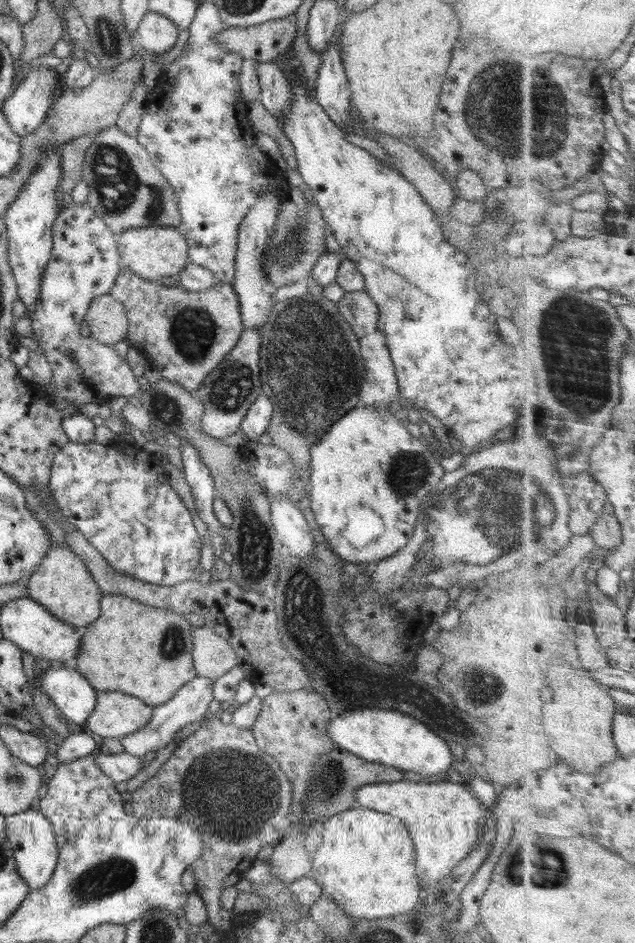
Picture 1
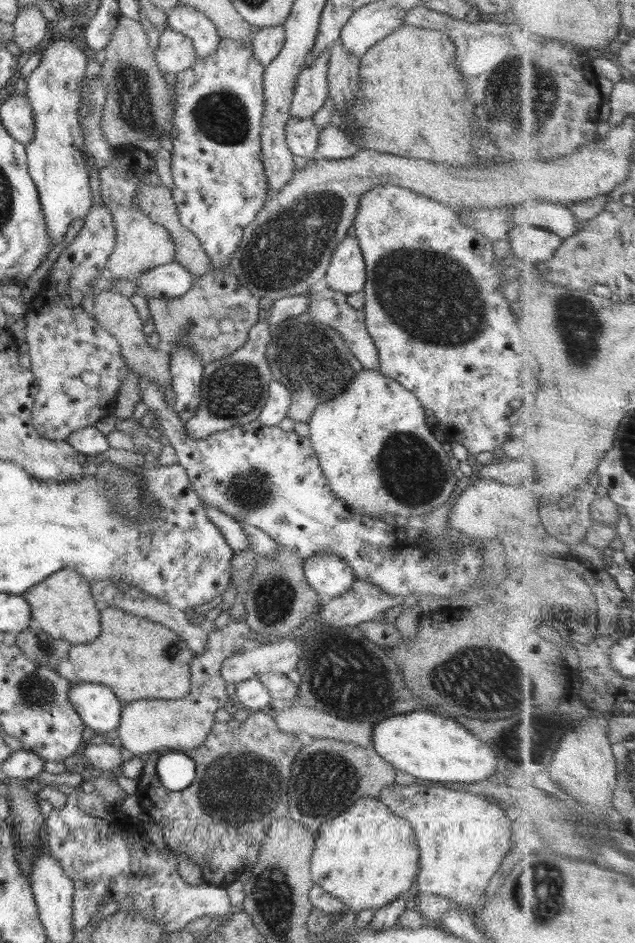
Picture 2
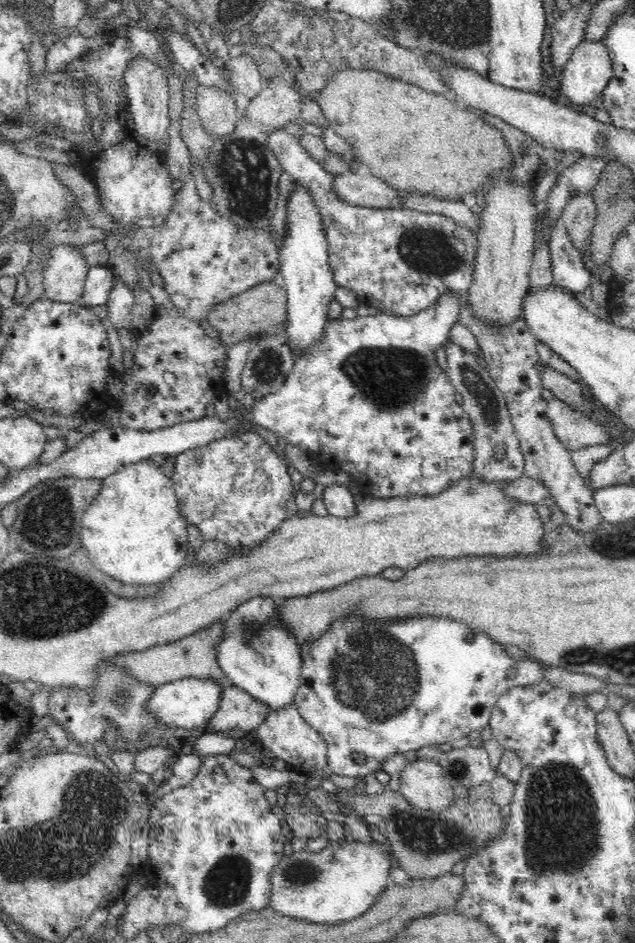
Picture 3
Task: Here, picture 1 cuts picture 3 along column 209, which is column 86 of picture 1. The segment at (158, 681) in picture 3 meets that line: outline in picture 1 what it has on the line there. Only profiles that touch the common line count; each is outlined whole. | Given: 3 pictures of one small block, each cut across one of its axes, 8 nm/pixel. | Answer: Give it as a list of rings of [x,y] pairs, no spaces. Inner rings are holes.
[[[118,594],[104,595],[100,599],[100,616],[96,622],[86,626],[80,640],[76,671],[98,692],[122,692],[136,696],[153,707],[171,700],[176,692],[195,678],[193,664],[192,625],[184,615],[140,604],[132,598]]]

